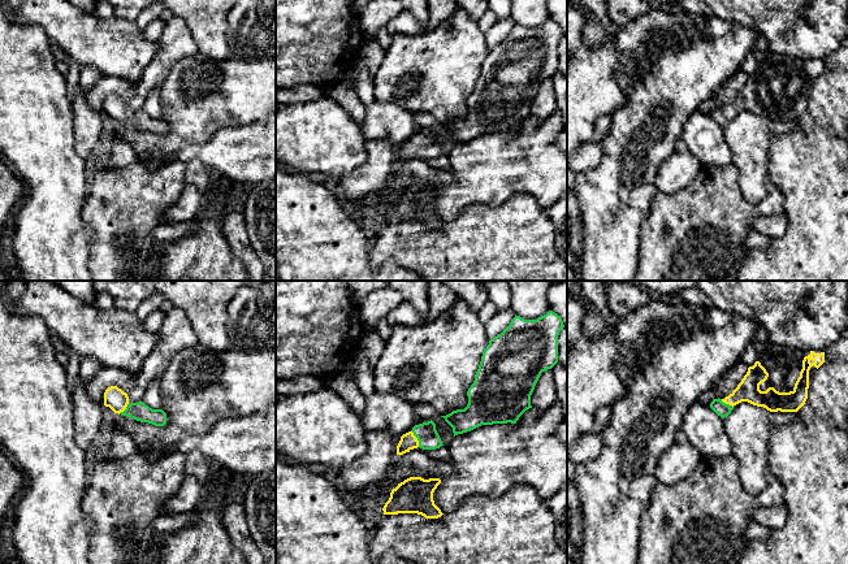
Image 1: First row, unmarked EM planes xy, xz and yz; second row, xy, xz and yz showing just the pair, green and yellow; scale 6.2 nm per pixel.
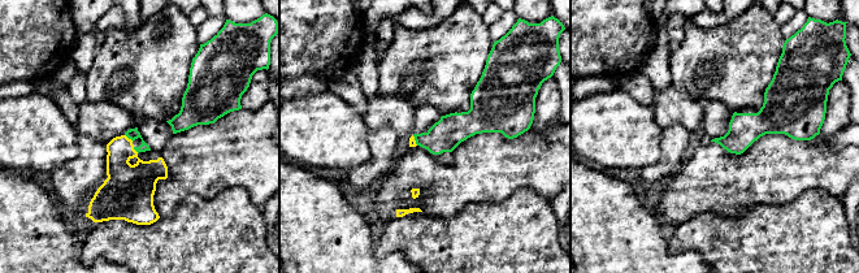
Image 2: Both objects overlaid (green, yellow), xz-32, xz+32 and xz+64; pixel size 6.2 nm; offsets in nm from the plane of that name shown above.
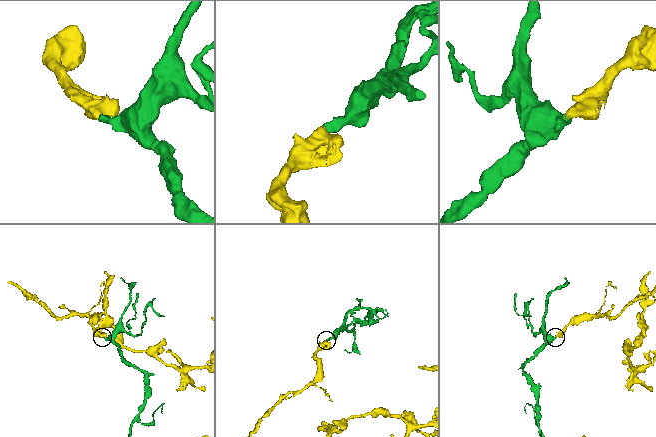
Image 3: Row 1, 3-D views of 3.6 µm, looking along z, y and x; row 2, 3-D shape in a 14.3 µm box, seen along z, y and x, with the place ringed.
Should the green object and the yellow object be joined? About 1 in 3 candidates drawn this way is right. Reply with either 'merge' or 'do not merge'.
merge

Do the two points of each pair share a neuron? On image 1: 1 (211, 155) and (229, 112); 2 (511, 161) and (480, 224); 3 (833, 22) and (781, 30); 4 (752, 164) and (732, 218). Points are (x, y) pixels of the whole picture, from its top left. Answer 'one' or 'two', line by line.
1: two
2: two
3: one
4: two

